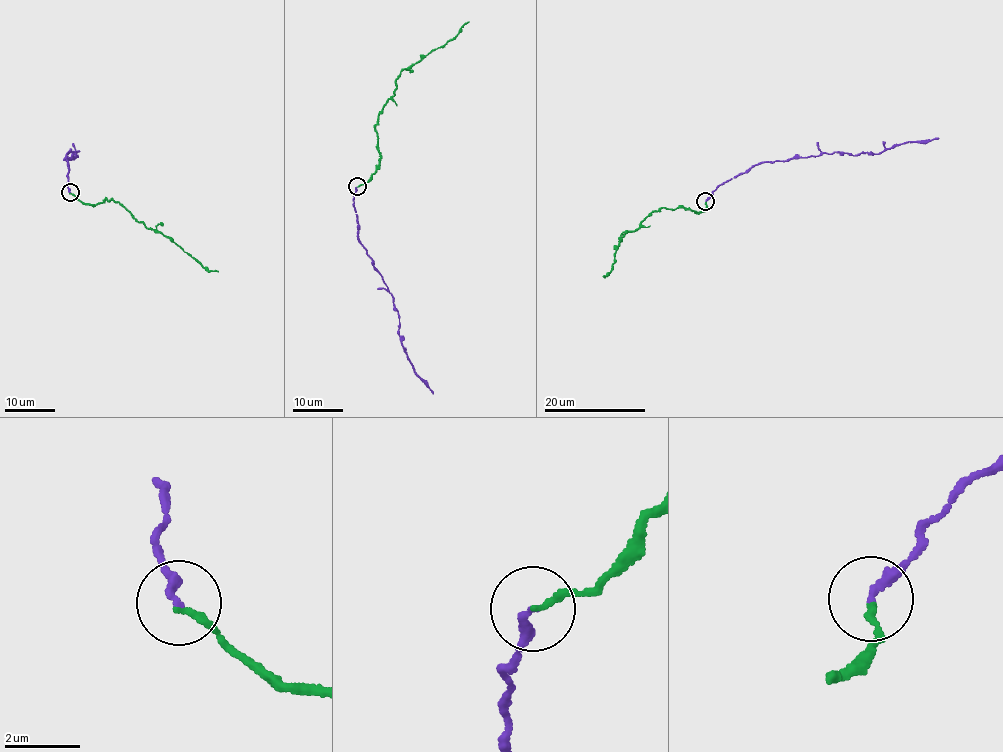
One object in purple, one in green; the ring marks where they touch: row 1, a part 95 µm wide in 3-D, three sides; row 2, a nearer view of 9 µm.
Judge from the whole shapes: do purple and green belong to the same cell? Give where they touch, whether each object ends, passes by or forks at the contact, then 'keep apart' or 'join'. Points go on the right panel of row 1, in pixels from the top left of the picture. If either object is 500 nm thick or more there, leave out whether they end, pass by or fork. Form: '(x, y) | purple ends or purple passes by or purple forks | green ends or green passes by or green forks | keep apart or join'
(705, 201) | purple ends | green ends | join

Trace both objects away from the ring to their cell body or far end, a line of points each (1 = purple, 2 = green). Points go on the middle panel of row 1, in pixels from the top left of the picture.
1: (357, 187), (353, 199), (361, 244), (391, 294), (399, 317), (401, 345), (414, 371), (433, 393)
2: (357, 187), (371, 178), (379, 163), (375, 126), (383, 105), (394, 93), (398, 75), (458, 34), (468, 21)

